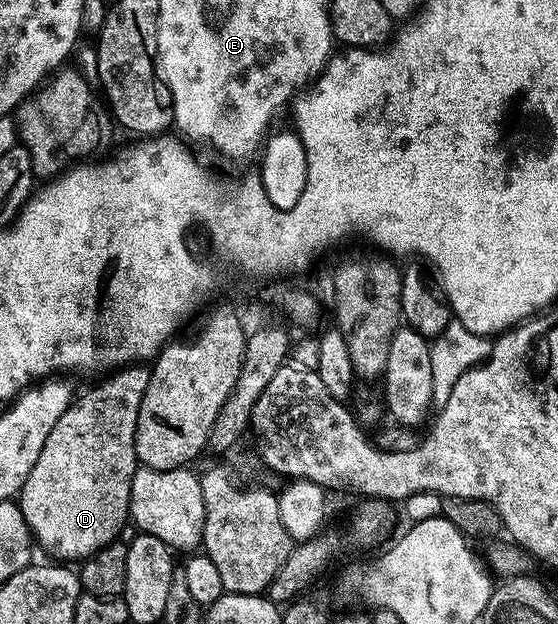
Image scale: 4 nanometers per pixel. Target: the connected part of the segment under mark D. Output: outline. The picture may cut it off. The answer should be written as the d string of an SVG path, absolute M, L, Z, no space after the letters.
M127 365L111 379L106 379L91 395L86 395L83 399L75 398L71 402L70 408L67 409L60 417L60 421L56 421L56 425L52 425L52 433L48 433L48 441L44 441L44 449L40 449L40 457L36 457L36 465L32 465L32 473L28 473L28 477L24 481L21 491L16 496L18 508L22 510L24 521L28 525L33 542L38 543L47 551L47 556L53 557L58 561L81 561L90 555L94 555L102 547L115 542L119 538L118 535L122 531L122 526L127 526L130 518L130 494L132 493L132 477L138 470L140 464L136 457L136 417L140 413L140 401L144 389L148 389L148 381L150 380L150 371L142 368L142 365Z

